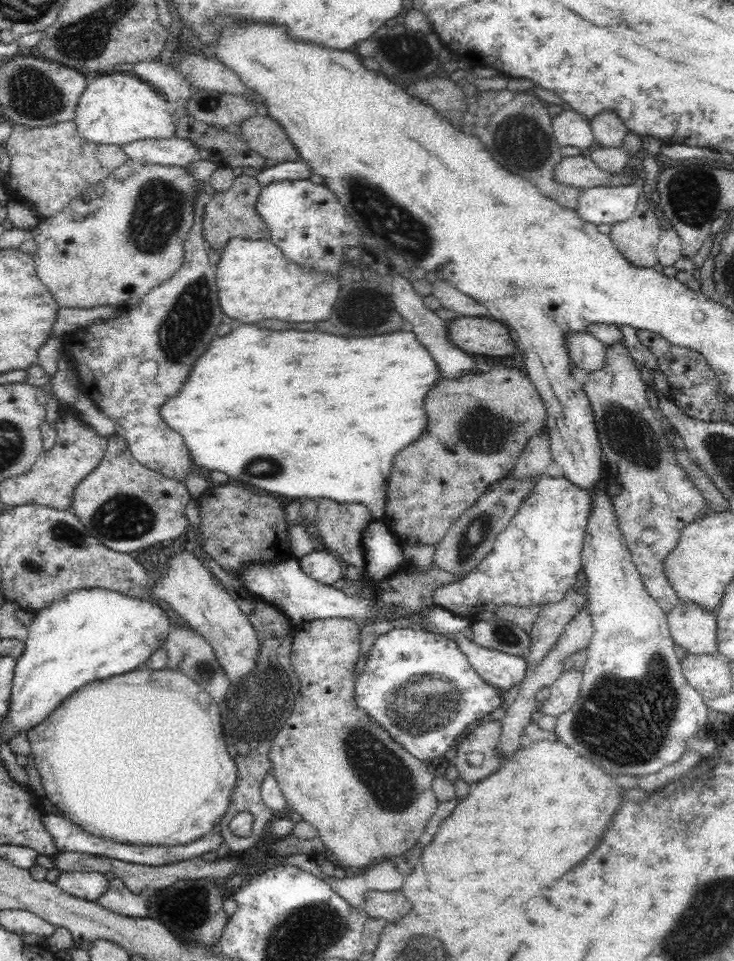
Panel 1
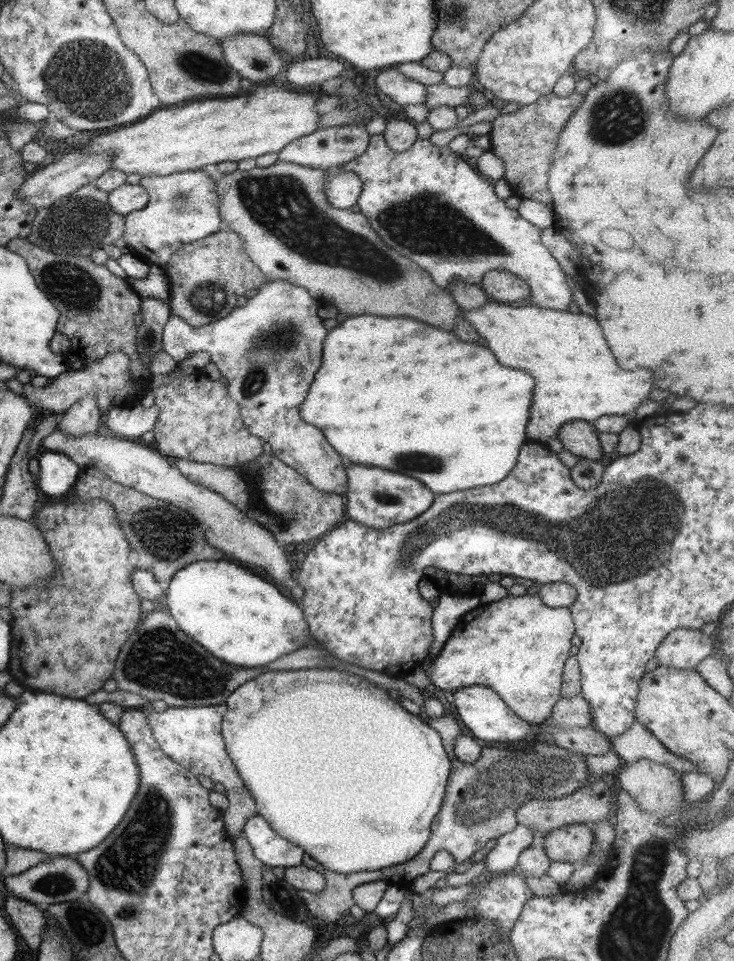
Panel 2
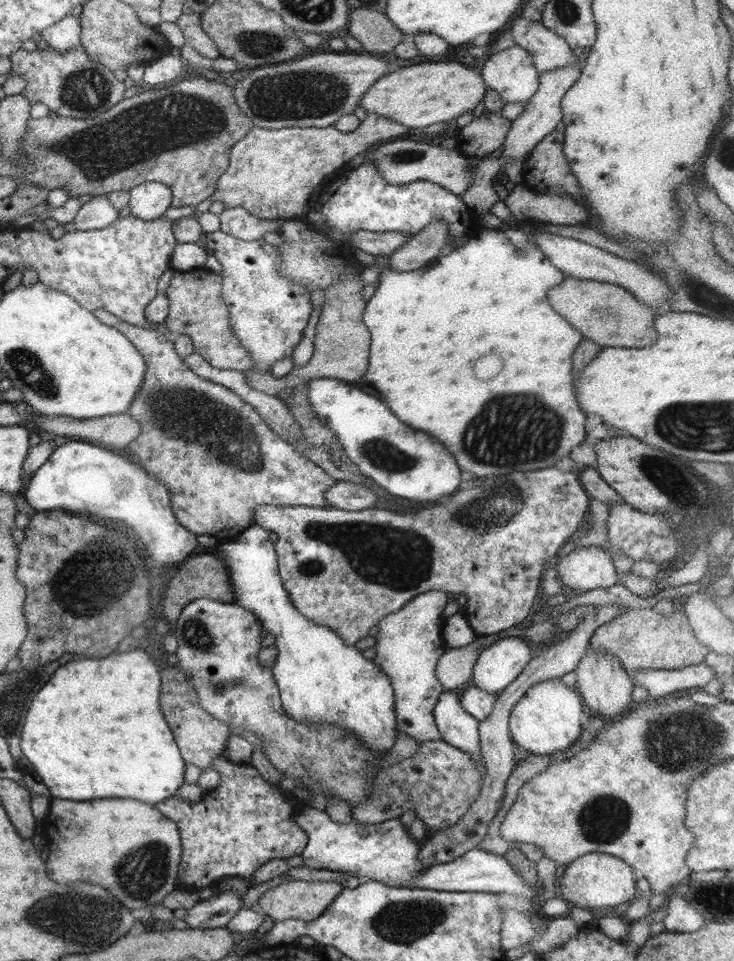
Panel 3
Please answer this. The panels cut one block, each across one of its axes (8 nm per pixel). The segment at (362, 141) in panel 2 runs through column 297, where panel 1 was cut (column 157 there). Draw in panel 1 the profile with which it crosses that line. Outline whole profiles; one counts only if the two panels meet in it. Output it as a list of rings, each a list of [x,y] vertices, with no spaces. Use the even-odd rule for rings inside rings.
[[[172,135],[170,138],[142,138],[121,147],[126,157],[142,164],[186,167],[197,159],[198,151],[192,143]]]

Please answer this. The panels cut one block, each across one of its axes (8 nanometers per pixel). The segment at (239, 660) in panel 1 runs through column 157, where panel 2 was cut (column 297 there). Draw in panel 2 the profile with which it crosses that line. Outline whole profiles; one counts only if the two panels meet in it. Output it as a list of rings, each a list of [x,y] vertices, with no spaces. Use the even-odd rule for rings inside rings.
[[[59,427],[49,433],[41,441],[41,450],[59,452],[68,456],[80,469],[90,468],[105,476],[122,487],[133,488],[157,500],[165,500],[177,508],[181,508],[187,514],[197,520],[201,532],[210,547],[217,548],[229,556],[233,556],[239,562],[259,566],[267,570],[267,574],[273,579],[274,585],[282,589],[292,600],[299,601],[304,591],[301,586],[295,584],[295,580],[289,576],[289,564],[283,554],[280,544],[273,538],[271,532],[267,532],[261,524],[249,520],[243,511],[237,510],[229,501],[226,501],[216,492],[204,486],[189,482],[175,467],[169,465],[169,459],[151,446],[135,443],[130,439],[122,439],[117,436],[104,436],[100,433],[87,433],[71,437]]]

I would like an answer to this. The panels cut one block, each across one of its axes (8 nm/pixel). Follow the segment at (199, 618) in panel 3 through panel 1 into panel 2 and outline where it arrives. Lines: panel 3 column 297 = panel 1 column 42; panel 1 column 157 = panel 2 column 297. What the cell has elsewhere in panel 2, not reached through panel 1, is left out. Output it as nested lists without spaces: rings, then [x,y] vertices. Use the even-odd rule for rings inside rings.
[[[324,667],[296,671],[265,671],[257,678],[238,686],[225,700],[224,706],[226,709],[221,721],[221,736],[225,752],[254,800],[256,814],[267,822],[274,834],[290,844],[297,845],[323,868],[337,874],[379,870],[397,865],[413,858],[425,846],[430,836],[431,822],[442,803],[451,763],[437,732],[417,715],[404,710],[401,704],[389,698],[387,692],[375,683],[341,670]]]

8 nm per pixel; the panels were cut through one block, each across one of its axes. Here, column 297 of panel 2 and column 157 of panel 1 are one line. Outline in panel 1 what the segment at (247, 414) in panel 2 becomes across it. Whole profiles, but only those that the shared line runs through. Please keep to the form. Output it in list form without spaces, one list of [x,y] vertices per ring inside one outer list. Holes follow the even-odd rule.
[[[195,179],[195,195],[193,196],[194,224],[190,227],[184,244],[184,264],[182,268],[164,284],[152,288],[138,306],[124,310],[114,319],[107,319],[100,323],[92,323],[79,328],[63,337],[63,357],[70,360],[75,368],[86,395],[93,400],[97,407],[116,423],[117,436],[124,439],[132,458],[142,466],[161,474],[168,480],[179,482],[186,486],[188,476],[194,472],[194,463],[183,438],[174,432],[159,417],[159,406],[171,397],[180,384],[184,382],[188,368],[208,348],[208,342],[214,338],[214,330],[220,324],[222,312],[216,298],[217,282],[215,281],[215,267],[207,257],[207,246],[204,240],[204,218],[209,196],[204,191],[204,182]],[[146,361],[156,362],[158,372],[152,380],[140,375],[140,364]]]

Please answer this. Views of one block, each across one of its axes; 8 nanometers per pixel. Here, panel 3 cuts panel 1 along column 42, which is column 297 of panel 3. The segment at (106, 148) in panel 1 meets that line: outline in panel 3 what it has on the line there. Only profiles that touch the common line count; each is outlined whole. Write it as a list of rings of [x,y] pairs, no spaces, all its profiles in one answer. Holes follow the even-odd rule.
[[[367,114],[353,132],[339,132],[335,127],[323,128],[278,128],[266,129],[251,127],[251,130],[231,148],[227,168],[218,176],[215,190],[211,193],[211,200],[221,202],[225,208],[243,207],[246,212],[261,220],[283,220],[303,218],[306,206],[309,205],[309,194],[323,185],[323,178],[338,169],[342,164],[351,160],[362,150],[369,149],[372,145],[389,142],[401,137],[407,127],[388,119]]]

